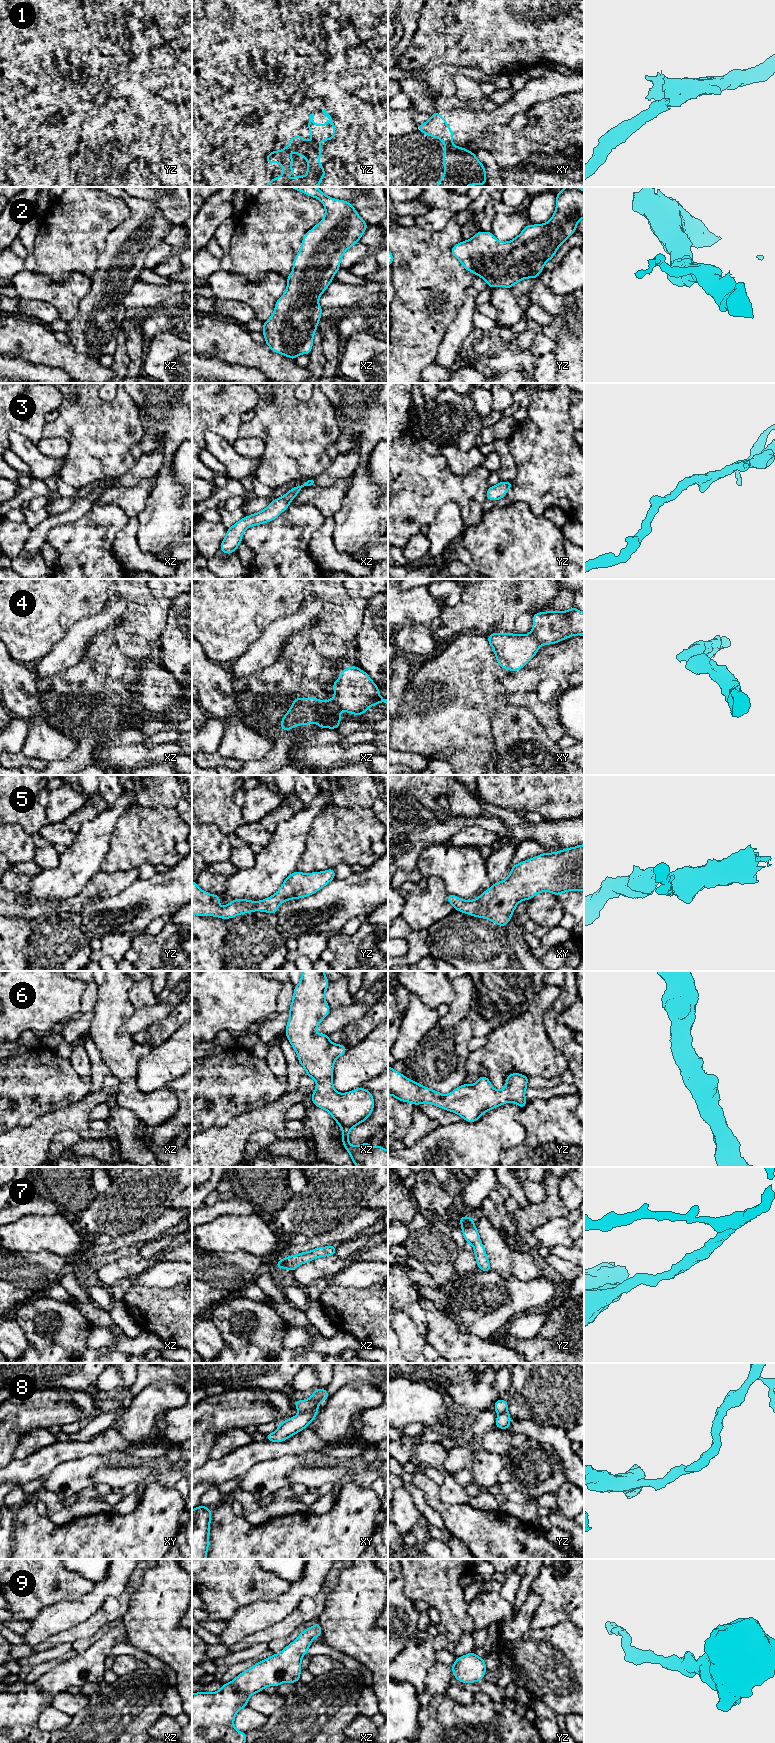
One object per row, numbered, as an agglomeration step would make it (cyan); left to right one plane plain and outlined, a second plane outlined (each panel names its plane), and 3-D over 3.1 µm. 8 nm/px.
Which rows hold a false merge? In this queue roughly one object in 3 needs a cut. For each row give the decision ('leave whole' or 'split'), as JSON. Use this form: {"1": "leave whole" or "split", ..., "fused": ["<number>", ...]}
{"1": "split", "2": "leave whole", "3": "leave whole", "4": "split", "5": "leave whole", "6": "leave whole", "7": "leave whole", "8": "split", "9": "leave whole", "fused": ["1", "4", "8"]}

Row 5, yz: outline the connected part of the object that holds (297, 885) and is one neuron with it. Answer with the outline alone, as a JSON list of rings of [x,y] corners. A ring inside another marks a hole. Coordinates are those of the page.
[[[331,868],[322,872],[312,872],[312,873],[301,873],[296,871],[290,874],[283,882],[280,889],[272,896],[261,900],[261,901],[250,901],[247,899],[236,898],[224,907],[219,906],[220,895],[212,895],[201,890],[197,886],[197,882],[192,882],[192,915],[197,916],[215,916],[222,919],[229,919],[235,916],[239,916],[242,913],[253,913],[256,909],[260,912],[267,912],[275,914],[278,910],[278,906],[284,901],[289,901],[290,899],[304,898],[306,896],[312,895],[319,891],[321,888],[326,886],[330,881],[335,878],[335,870]]]

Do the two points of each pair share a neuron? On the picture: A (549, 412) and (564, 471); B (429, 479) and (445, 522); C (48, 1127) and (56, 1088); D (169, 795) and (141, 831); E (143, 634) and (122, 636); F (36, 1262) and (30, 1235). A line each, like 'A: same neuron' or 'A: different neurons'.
A: same neuron
B: different neurons
C: different neurons
D: different neurons
E: same neuron
F: different neurons

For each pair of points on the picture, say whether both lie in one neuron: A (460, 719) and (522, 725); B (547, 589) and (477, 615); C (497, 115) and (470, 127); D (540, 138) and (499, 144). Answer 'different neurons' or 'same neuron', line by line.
A: different neurons
B: same neuron
C: same neuron
D: same neuron

